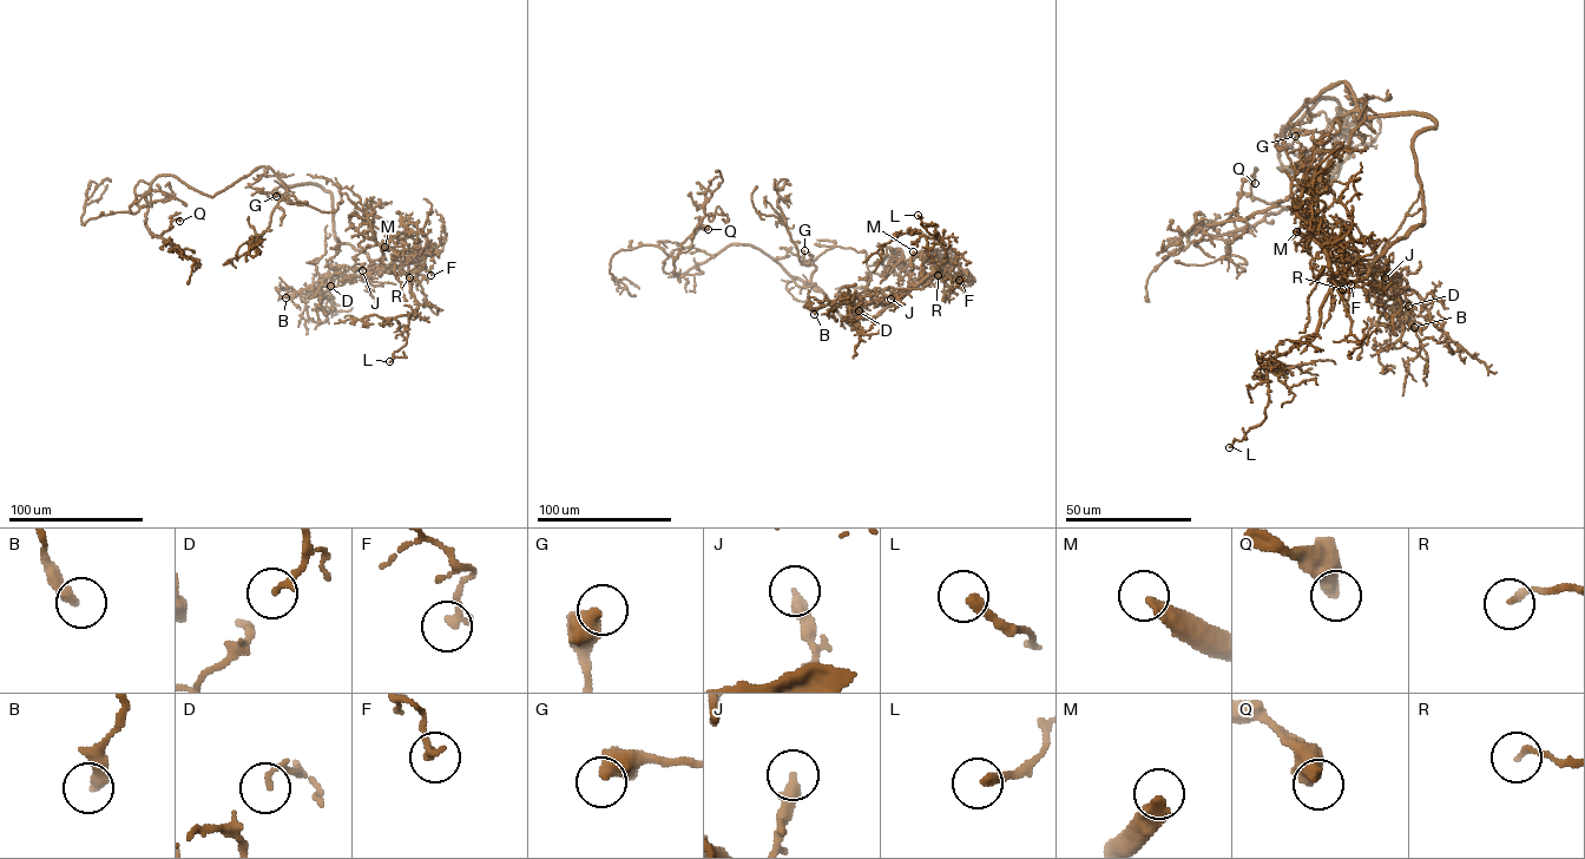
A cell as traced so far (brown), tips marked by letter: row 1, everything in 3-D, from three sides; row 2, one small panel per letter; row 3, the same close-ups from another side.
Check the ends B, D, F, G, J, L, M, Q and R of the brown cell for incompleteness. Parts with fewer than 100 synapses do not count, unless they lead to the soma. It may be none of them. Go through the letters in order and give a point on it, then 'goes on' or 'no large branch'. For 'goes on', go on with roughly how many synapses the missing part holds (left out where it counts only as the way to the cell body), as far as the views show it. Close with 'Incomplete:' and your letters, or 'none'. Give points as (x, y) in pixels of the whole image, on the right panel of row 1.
B: at (1414, 327); no large branch
D: at (1408, 306); no large branch
F: at (1350, 284); no large branch
G: at (1295, 136); no large branch
J: at (1385, 277); no large branch
L: at (1229, 447); no large branch
M: at (1296, 231); goes on
Q: at (1255, 183); no large branch
R: at (1342, 289); no large branch
Incomplete: M

